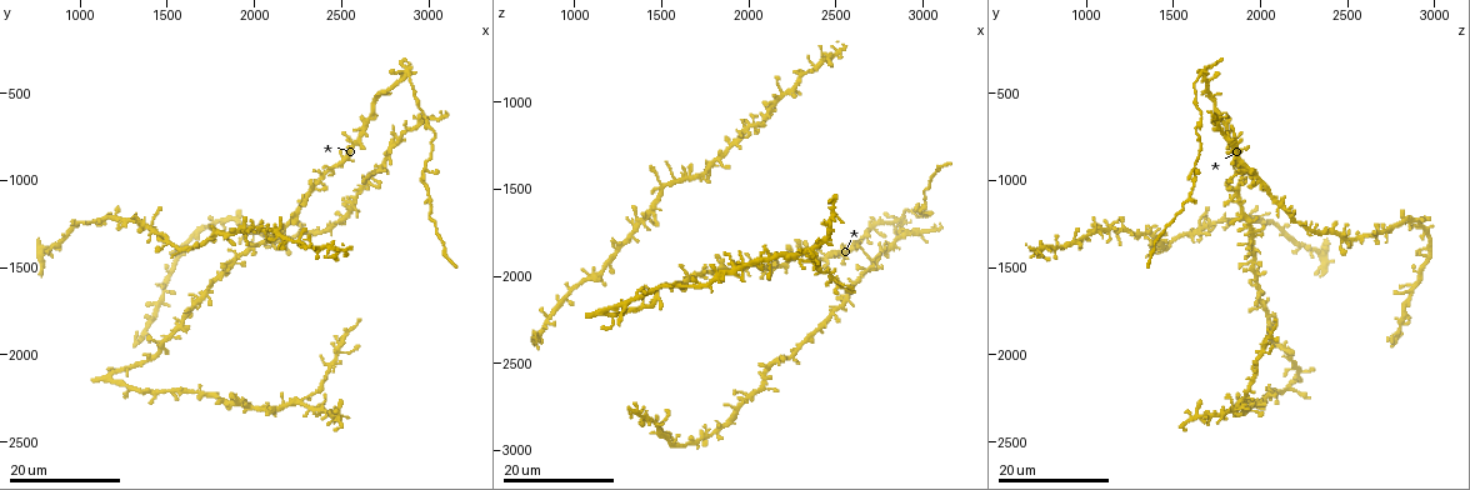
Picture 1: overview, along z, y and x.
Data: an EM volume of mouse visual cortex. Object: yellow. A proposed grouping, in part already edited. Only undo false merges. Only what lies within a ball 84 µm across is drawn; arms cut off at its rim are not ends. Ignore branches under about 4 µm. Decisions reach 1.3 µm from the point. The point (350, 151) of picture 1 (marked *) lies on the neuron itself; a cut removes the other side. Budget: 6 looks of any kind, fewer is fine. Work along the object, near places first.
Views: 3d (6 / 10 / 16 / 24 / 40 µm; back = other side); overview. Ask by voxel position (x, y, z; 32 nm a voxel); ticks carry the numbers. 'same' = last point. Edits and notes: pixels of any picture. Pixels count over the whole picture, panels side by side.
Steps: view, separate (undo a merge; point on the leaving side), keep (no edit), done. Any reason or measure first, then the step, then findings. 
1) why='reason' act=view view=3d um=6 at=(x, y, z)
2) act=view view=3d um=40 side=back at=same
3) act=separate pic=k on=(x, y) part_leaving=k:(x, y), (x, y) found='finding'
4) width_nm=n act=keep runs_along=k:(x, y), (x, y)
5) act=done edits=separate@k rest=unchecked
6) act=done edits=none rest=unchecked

why='small branch off a trunk' act=view view=3d um=16 at=(2720, 940, 1920)

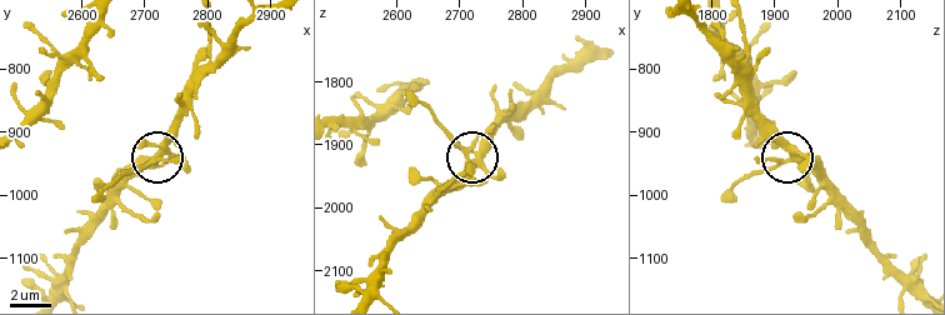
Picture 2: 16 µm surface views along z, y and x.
act=view view=3d um=6 at=(2710, 950, 1915)

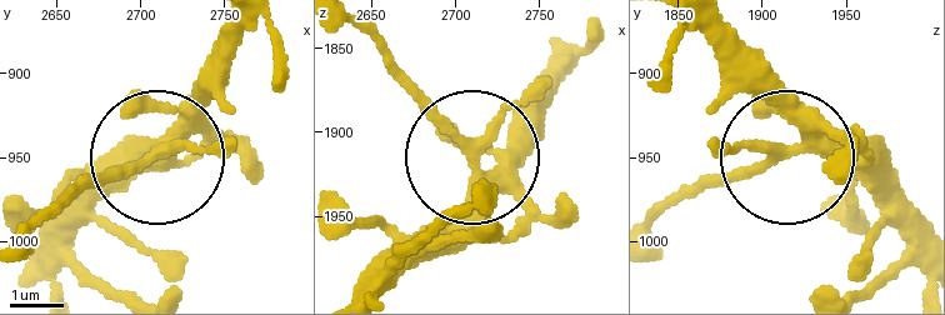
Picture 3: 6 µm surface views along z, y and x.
act=keep runs_along=3:(258, 33), (146, 158), (74, 189) found='all the same neuron'

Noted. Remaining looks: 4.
act=view view=3d um=24 at=(1860, 1460, 1940)

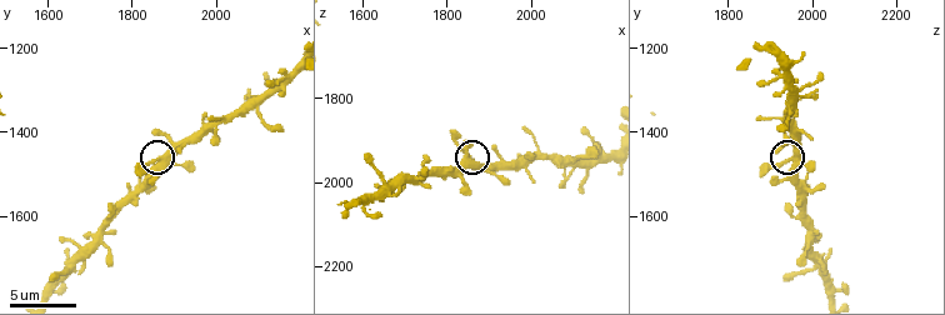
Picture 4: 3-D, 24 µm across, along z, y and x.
act=view view=3d um=10 at=(1855, 1470, 1935)

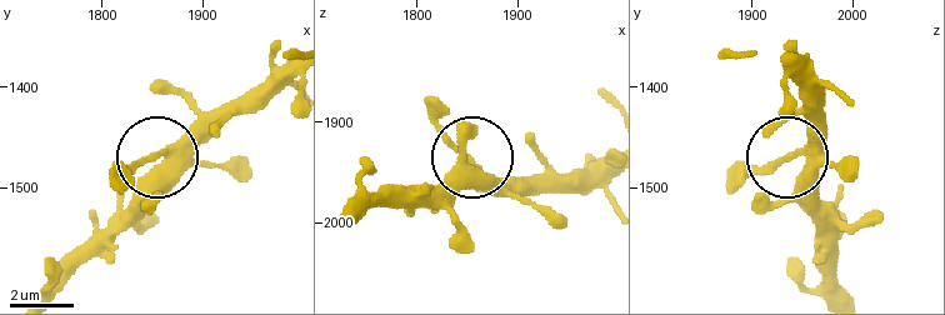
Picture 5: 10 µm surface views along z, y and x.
act=view view=3d um=6 at=(1852, 1470, 1942)

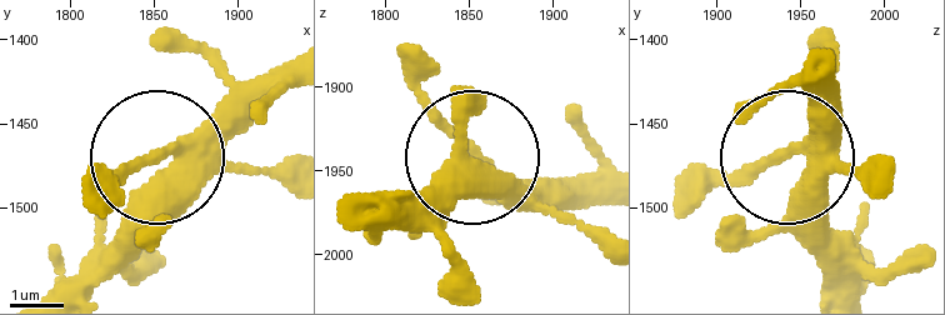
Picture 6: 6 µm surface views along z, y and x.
width_nm=350 act=keep runs_along=6:(288, 64), (91, 189) found='continuous, no second neuron'

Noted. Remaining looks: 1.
act=done edits=none rest=unchecked

